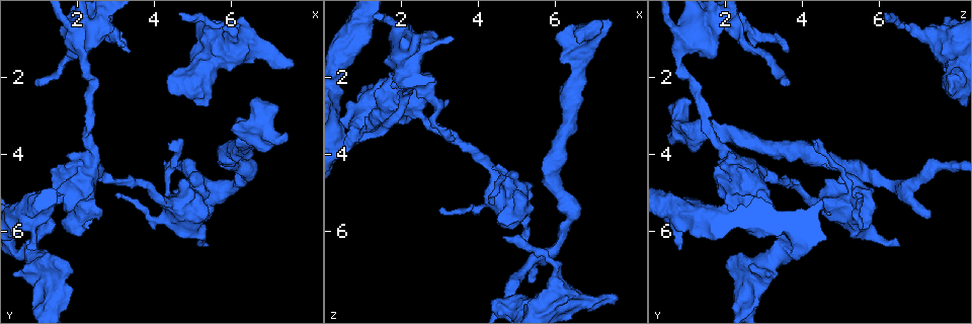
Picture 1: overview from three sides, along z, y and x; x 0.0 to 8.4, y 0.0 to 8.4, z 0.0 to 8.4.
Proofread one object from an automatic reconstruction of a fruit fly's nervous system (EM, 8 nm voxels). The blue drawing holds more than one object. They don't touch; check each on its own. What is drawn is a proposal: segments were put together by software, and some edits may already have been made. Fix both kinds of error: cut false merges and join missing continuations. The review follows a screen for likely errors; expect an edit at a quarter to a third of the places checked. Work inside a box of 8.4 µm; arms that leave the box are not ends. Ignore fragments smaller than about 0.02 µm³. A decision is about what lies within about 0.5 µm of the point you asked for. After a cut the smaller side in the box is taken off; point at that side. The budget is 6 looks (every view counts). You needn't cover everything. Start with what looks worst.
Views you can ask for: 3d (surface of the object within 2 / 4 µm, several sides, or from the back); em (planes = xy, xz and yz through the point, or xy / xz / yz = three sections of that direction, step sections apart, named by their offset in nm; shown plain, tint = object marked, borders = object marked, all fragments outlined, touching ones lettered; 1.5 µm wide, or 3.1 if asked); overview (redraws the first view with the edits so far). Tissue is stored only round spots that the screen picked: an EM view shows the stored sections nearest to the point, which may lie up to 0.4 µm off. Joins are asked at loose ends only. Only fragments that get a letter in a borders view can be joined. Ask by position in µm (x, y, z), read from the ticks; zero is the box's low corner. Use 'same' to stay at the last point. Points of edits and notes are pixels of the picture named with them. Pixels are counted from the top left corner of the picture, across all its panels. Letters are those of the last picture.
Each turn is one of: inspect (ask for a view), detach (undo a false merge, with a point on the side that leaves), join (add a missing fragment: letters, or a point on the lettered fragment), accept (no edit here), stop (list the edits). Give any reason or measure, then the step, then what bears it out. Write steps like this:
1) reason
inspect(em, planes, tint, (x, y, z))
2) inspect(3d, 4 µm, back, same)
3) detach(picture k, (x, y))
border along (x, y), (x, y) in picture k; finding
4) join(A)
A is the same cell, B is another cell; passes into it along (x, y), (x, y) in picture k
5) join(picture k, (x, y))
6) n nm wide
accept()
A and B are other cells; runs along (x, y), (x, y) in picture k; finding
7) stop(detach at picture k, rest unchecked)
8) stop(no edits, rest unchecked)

an open end
inspect(3d, 4 µm, (0.70, 6.40, 0.80))

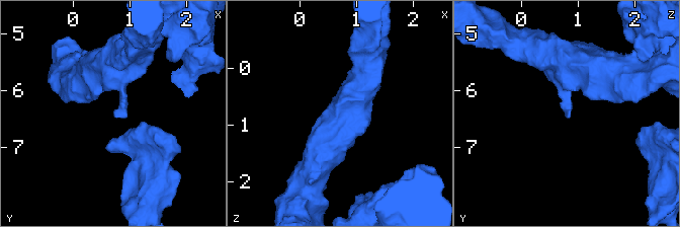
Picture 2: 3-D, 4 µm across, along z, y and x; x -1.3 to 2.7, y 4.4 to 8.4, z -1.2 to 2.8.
inspect(em, yz, step 8, tint, (0.70, 6.40, 0.80))

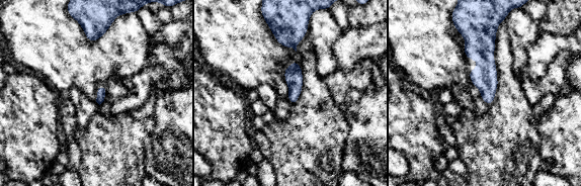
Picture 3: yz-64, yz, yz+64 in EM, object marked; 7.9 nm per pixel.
cut it another way
inspect(em, planes, borders, same)

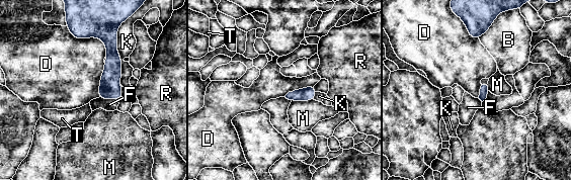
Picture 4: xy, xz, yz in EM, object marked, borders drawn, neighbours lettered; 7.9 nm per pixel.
join(F)
F is the same cell, B, D, K, M, R and T are other cells; passes into it along (109, 88), (109, 98), (109, 104) in picture 4; it goes on there

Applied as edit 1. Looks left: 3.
see it whole again
inspect(overview)

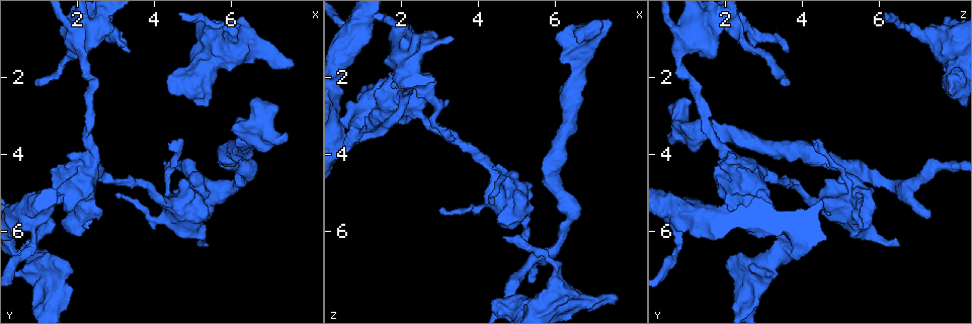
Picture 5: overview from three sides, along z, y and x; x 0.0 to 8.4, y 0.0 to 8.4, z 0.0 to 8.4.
branch stops here
inspect(3d, 2 µm, (2.90, 0.65, 0.90))

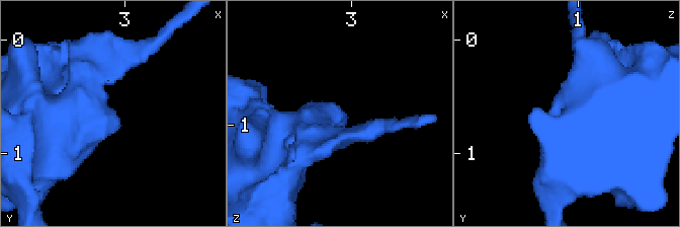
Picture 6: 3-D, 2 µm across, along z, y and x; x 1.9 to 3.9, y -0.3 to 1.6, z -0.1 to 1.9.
now the EM
inspect(em, xy, step 8, borders, (2.96, 0.70, 0.94))

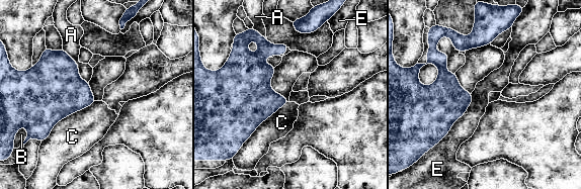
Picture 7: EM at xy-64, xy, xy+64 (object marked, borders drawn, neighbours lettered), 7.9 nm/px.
accept()
A, B, C and E are other cells; none of them fits

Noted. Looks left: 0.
stop(join at picture 4, rest unchecked)

